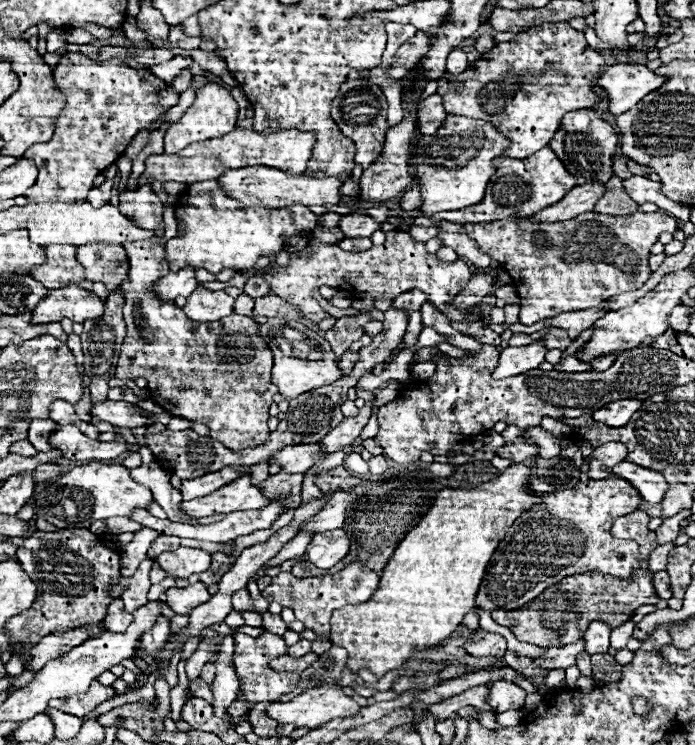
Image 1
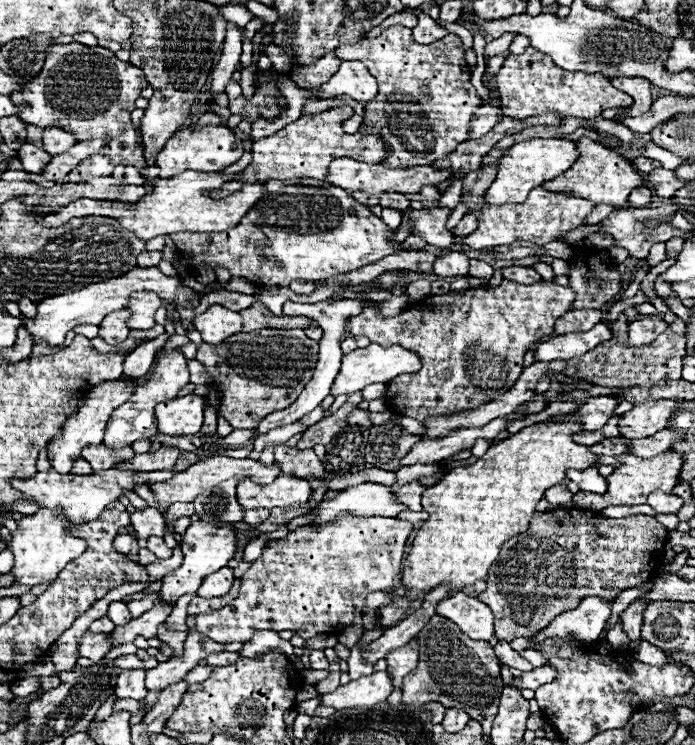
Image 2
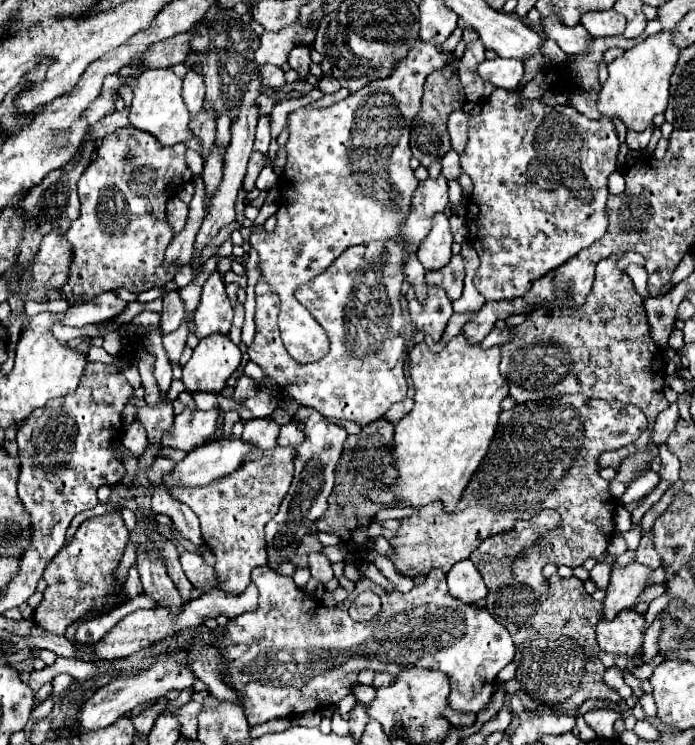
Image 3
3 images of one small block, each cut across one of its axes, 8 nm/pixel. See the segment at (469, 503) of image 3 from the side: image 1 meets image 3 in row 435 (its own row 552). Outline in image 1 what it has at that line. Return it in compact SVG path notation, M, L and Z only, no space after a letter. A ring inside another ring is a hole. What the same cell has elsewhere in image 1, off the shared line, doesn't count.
M620 476L590 480L588 484L580 482L572 490L542 494L542 504L534 504L524 512L496 548L480 584L476 606L490 612L512 610L528 604L544 588L572 574L602 572L620 580L630 578L644 564L640 548L634 540L616 540L610 534L610 526L640 504L636 488L628 480L620 480Z

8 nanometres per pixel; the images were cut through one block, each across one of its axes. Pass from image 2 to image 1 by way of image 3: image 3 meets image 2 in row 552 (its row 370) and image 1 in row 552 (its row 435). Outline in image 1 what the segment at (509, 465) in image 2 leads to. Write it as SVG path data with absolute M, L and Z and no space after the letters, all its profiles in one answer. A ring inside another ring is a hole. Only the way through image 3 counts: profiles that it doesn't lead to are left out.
M512 464L496 480L476 488L444 488L436 494L432 508L426 512L426 516L422 516L420 524L408 532L408 536L398 544L396 552L388 560L374 596L366 604L332 612L330 640L332 644L348 650L348 668L352 672L368 668L376 678L382 678L388 670L400 668L412 656L412 652L436 646L458 628L462 618L474 608L474 598L492 552L500 540L504 540L512 522L524 510L540 502L540 496L530 490L532 478L532 468L524 464Z

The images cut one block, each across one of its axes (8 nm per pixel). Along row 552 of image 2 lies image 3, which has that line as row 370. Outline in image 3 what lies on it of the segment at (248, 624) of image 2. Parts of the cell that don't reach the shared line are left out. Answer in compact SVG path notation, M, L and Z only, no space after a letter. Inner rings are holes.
M442 174L438 178L426 178L414 192L408 222L402 226L402 240L350 246L324 274L295 291L296 300L308 308L330 338L330 352L314 364L300 364L290 358L276 326L280 308L278 294L270 290L262 278L258 280L254 314L256 338L248 346L248 354L250 360L280 386L282 394L302 406L314 408L326 418L352 420L360 426L380 420L392 404L406 398L408 386L404 378L404 360L414 330L402 316L398 302L404 282L402 258L406 246L420 246L430 230L432 216L444 212L446 206L446 178Z

